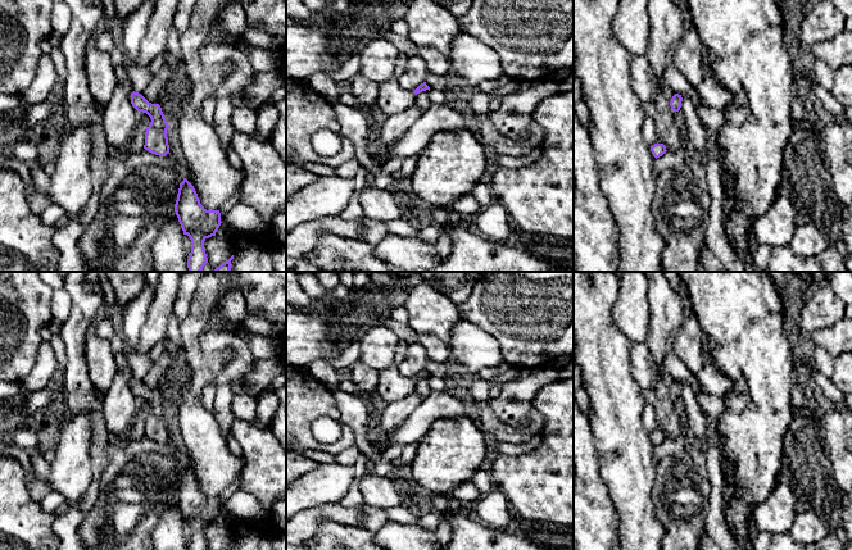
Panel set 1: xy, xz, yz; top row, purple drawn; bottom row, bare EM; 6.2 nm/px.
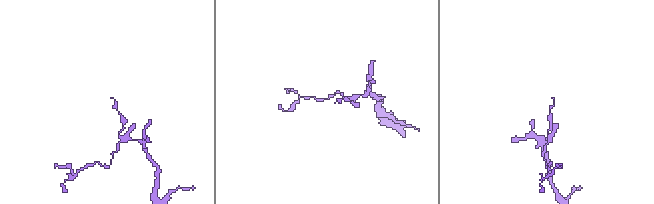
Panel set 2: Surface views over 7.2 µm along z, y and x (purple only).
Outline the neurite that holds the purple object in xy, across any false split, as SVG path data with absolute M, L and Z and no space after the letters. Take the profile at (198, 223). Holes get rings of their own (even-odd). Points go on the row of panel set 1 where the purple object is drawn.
M183 178L180 183L175 212L183 231L191 240L191 253L187 259L189 272L200 272L208 263L204 241L216 236L221 226L219 210L207 210L198 197L194 186Z

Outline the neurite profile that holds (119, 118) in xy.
M128 77L118 82L112 99L101 114L104 135L115 154L122 154L139 126L139 113L131 104L132 83Z

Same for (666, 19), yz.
M648 0L651 19L649 47L645 54L656 78L658 95L669 83L665 79L665 69L674 65L674 49L683 38L683 10L672 0Z

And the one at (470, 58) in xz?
M461 29L450 45L452 72L463 77L468 90L484 81L498 79L504 72L499 55L476 36Z

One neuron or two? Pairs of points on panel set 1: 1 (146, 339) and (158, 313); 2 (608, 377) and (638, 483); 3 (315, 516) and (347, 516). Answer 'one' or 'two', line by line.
1: one
2: one
3: one

